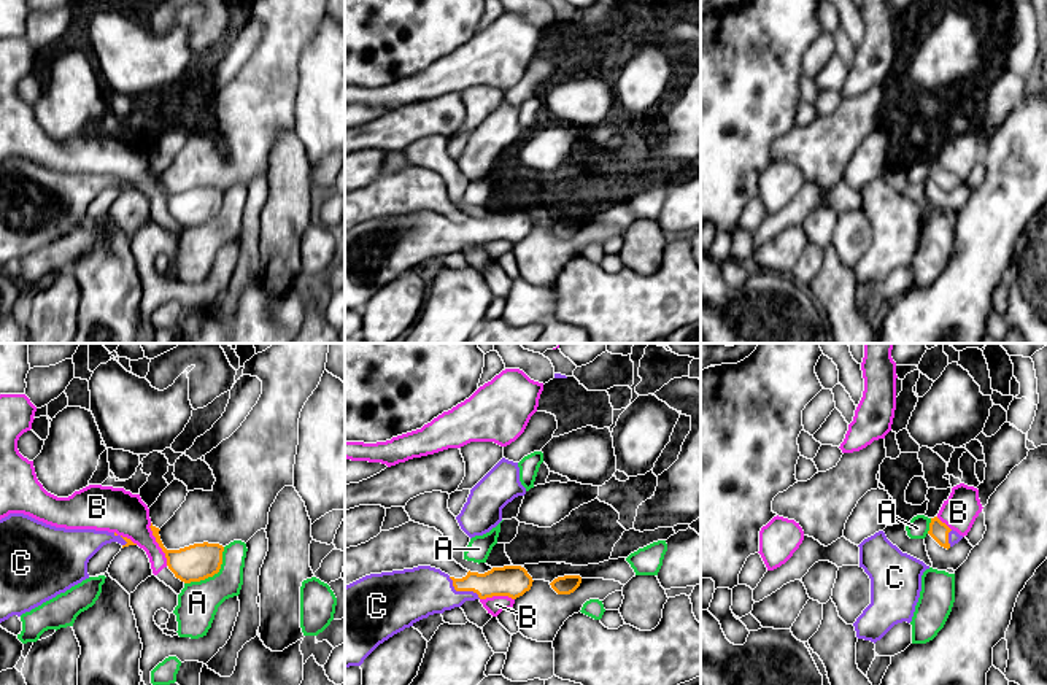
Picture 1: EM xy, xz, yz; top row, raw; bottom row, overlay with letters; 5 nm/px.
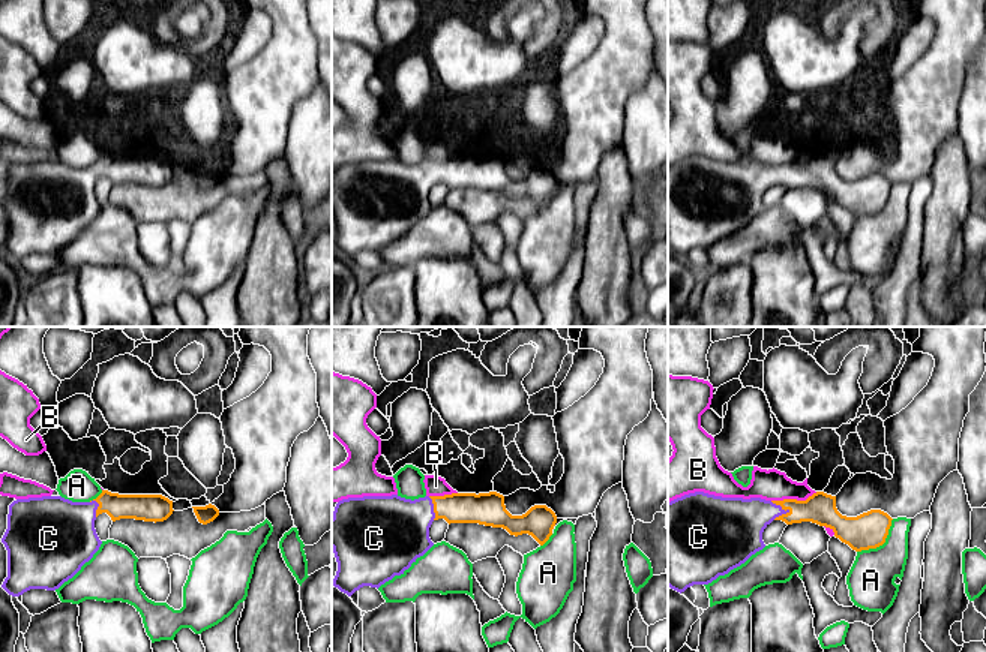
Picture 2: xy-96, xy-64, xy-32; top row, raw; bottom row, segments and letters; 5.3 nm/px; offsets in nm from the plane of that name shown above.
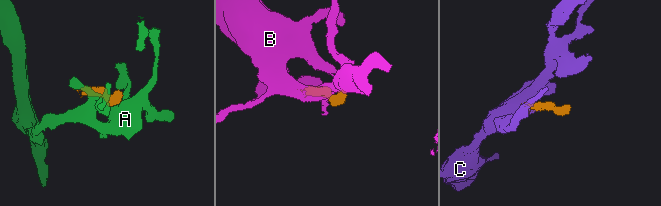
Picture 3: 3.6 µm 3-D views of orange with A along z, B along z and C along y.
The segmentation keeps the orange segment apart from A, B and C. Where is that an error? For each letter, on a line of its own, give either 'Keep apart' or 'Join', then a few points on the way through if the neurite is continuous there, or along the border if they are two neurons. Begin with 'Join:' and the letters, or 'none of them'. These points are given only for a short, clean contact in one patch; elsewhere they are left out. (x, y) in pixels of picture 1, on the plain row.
Join: C
A: Keep apart
B: Keep apart. Boundary: xy (150, 167), (151, 178), (167, 208)
C: Join. Path across: xz (510, 224), (474, 229), (463, 234), (413, 239)

